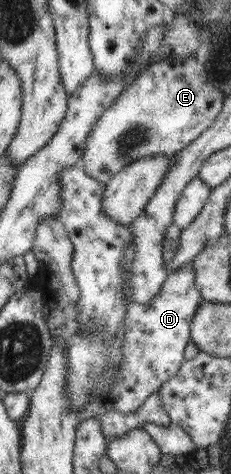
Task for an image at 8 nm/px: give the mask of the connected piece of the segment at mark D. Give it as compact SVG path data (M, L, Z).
M192 262L186 263L177 271L167 275L159 293L147 304L143 305L130 300L127 304L125 319L123 320L124 331L122 337L122 361L121 370L116 373L114 382L110 387L108 397L111 398L114 410L124 414L131 414L143 405L146 397L159 391L159 388L179 371L184 362L184 351L190 342L190 323L195 315L197 306L202 303L202 295L194 284L195 272Z

